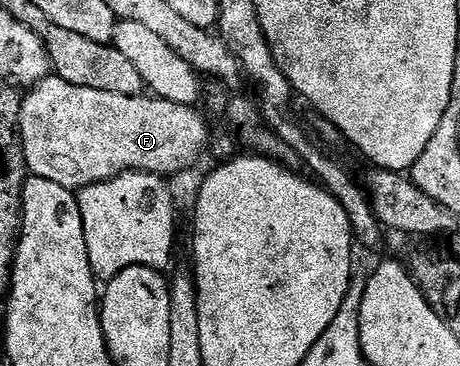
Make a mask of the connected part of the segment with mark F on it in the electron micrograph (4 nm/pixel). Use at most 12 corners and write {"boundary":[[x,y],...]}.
{"boundary":[[72,86],[22,98],[29,175],[171,178],[212,132],[188,104]]}

